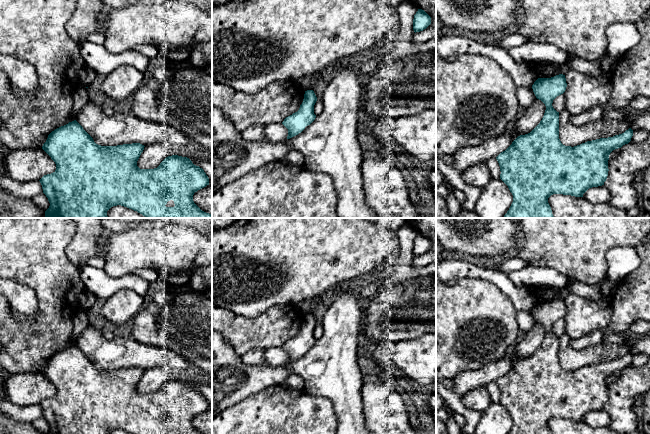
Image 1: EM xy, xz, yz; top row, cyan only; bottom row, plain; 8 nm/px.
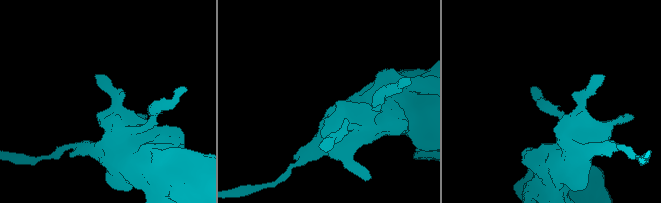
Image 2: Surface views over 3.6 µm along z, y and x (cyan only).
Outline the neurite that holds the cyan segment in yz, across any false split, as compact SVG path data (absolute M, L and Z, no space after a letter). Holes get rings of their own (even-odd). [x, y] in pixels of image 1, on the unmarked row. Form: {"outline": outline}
{"outline": "M563 298L538 302L532 313L536 322L546 330L542 344L530 357L518 360L496 381L501 395L500 403L513 419L509 434L551 434L548 422L553 418L583 421L589 412L604 409L609 395L610 377L631 365L633 354L629 352L613 361L587 365L574 371L563 369L559 363L559 336L553 332L552 327L565 316L566 311Z"}

